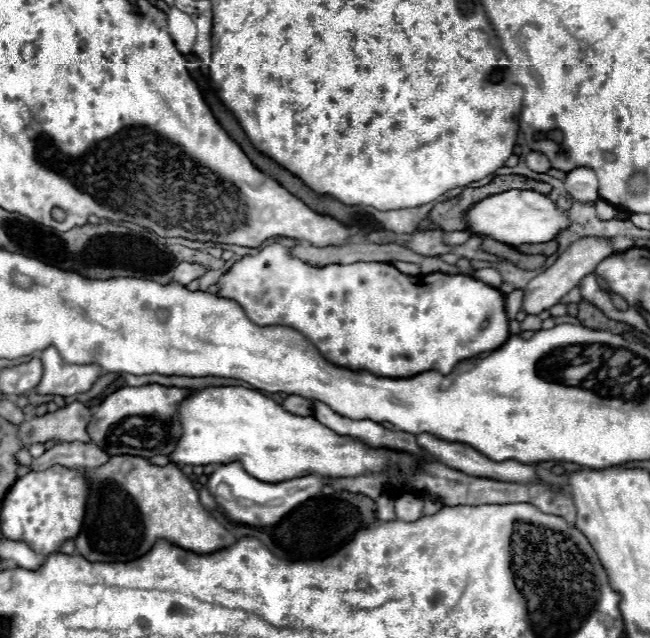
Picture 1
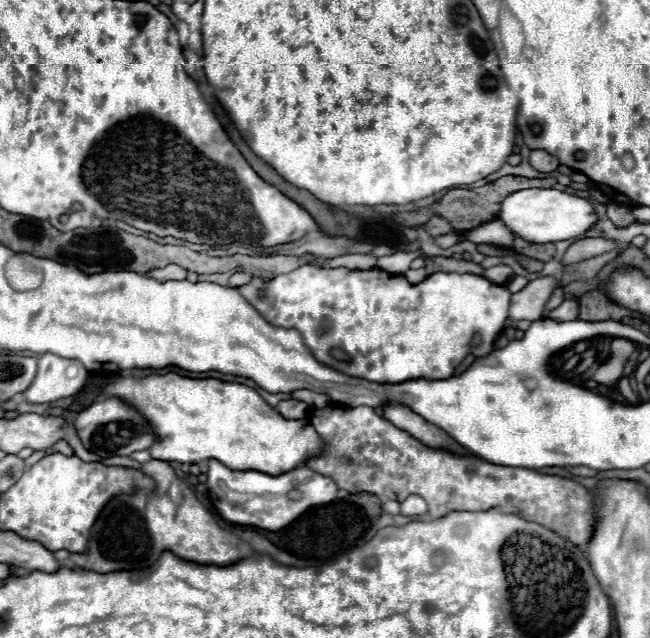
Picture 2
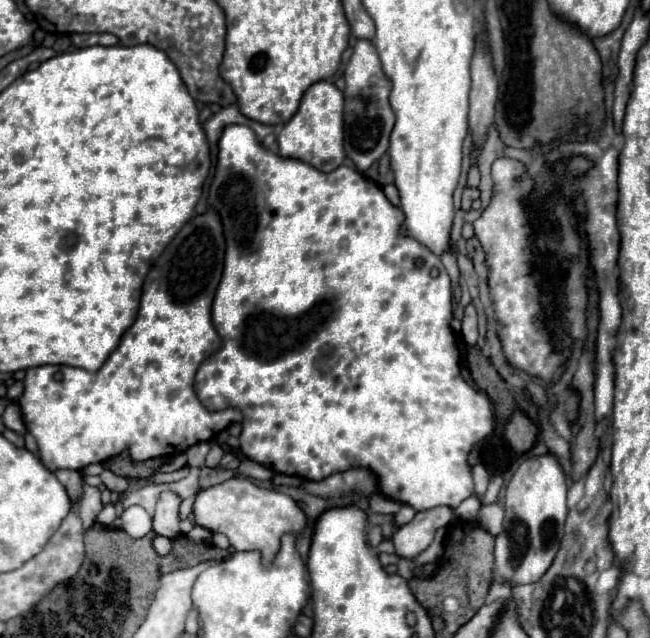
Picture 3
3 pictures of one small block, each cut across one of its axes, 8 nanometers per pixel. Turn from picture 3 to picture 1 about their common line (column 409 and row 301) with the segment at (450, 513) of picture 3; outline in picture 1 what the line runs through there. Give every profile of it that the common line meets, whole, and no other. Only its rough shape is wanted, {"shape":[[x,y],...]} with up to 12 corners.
{"shape":[[580,238],[524,288],[540,314],[612,254],[612,240]]}

